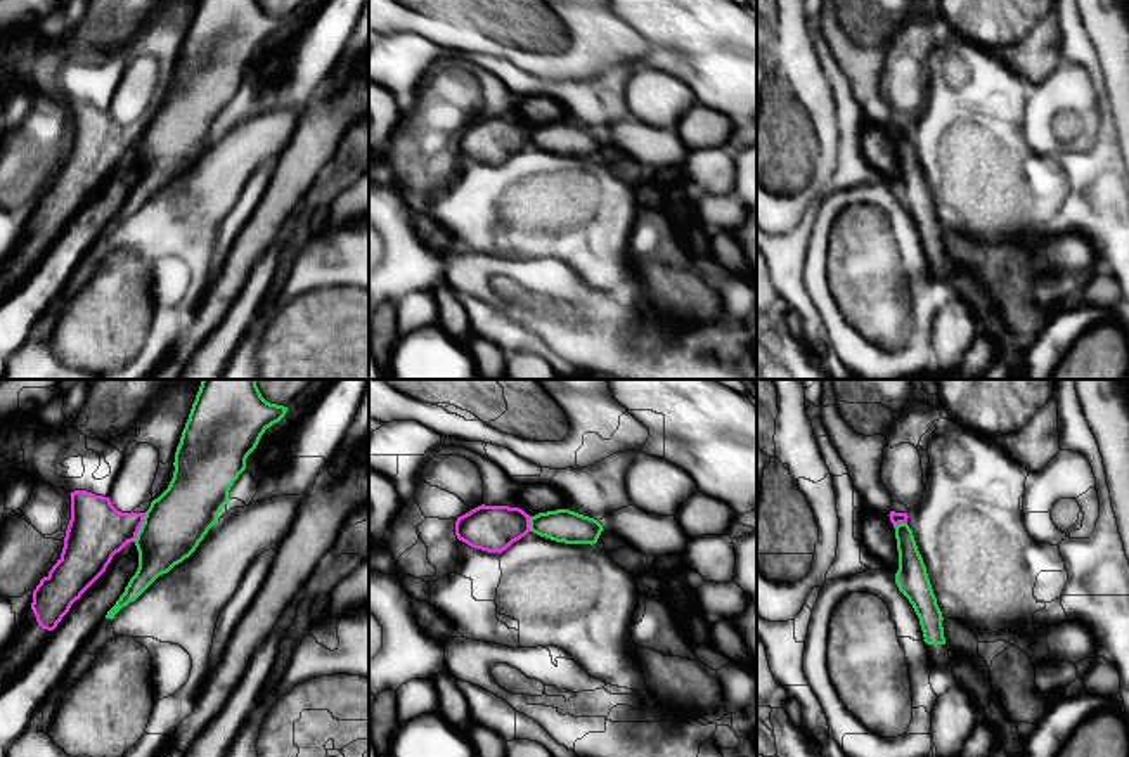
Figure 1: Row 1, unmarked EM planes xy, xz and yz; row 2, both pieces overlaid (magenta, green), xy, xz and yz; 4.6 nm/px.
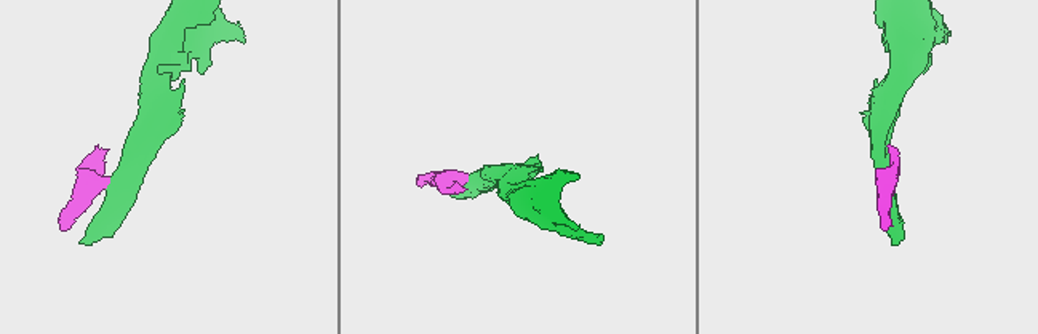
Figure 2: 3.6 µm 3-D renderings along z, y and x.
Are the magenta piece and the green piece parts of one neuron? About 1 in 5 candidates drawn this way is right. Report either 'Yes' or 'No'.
No

